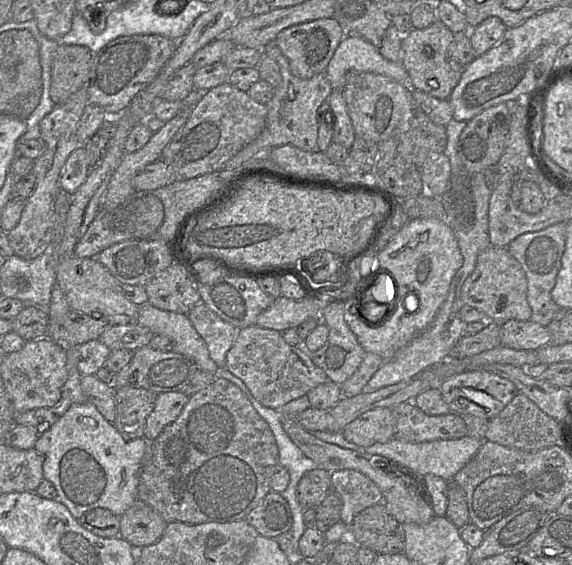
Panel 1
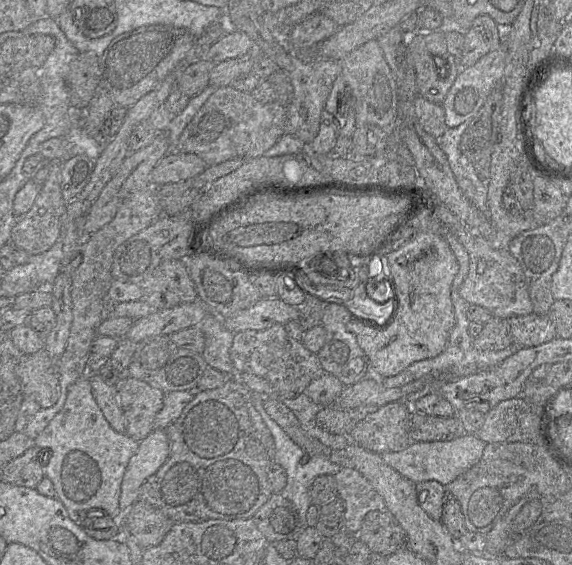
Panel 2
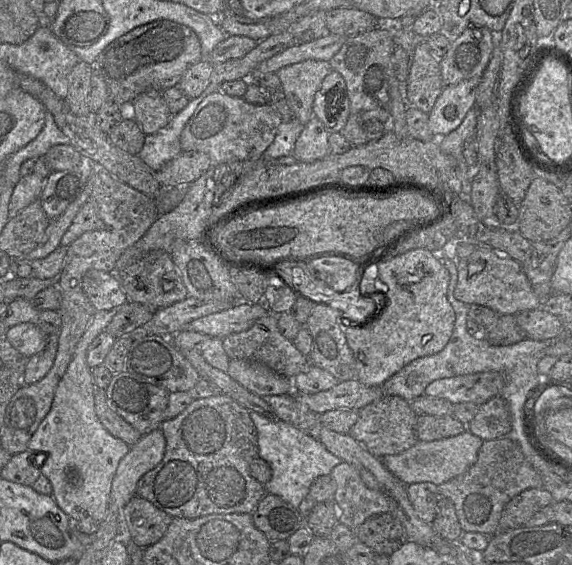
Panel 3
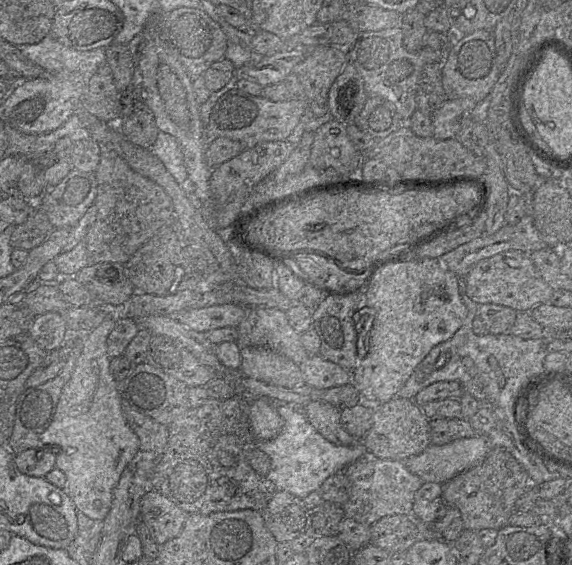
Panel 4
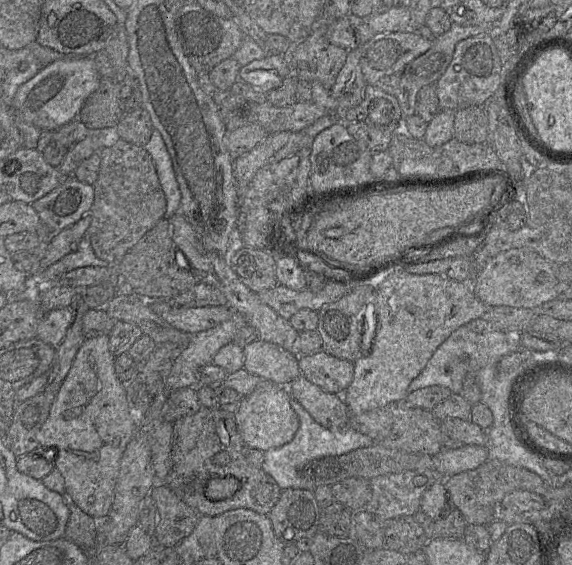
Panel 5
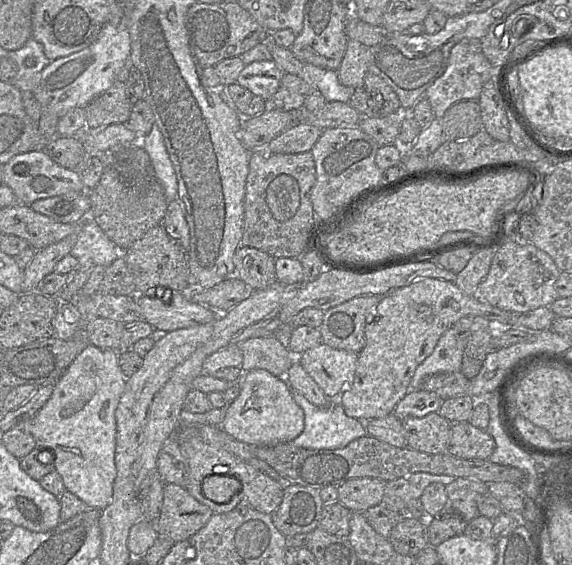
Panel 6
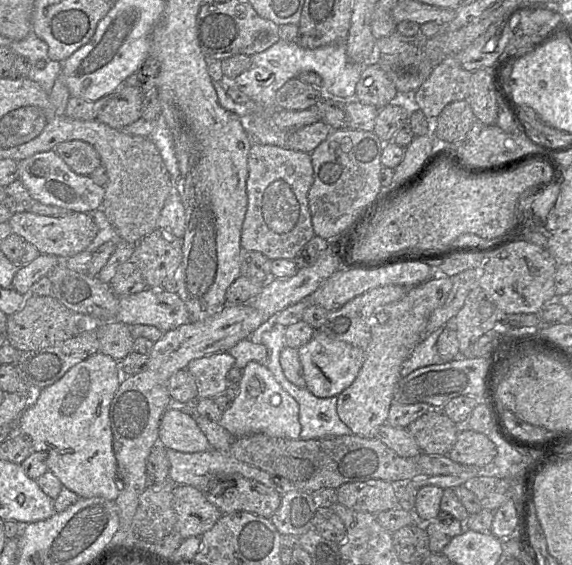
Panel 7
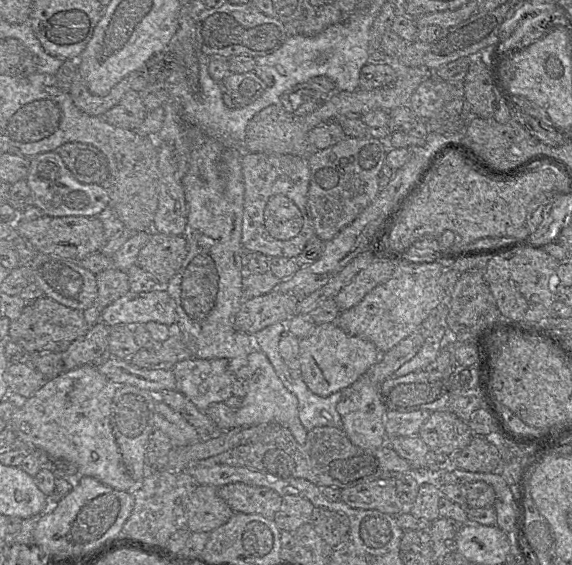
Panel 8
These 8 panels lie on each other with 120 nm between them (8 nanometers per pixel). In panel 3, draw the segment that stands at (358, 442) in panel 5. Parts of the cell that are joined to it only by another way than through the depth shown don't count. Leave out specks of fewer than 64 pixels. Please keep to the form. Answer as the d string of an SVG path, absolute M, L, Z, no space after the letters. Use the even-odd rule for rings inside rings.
M249 411L258 434L258 457L271 468L271 479L264 485L266 494L281 497L298 508L309 494L312 483L320 476L330 475L332 470L343 462L311 435L288 424L273 415L263 415Z

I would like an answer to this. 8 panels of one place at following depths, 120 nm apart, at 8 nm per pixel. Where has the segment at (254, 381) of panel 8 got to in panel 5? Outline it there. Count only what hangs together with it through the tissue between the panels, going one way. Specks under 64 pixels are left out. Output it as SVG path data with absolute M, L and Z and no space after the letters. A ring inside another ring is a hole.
M262 381L249 395L241 397L235 414L237 430L245 446L265 452L289 443L299 428L299 418L291 407L288 387Z

